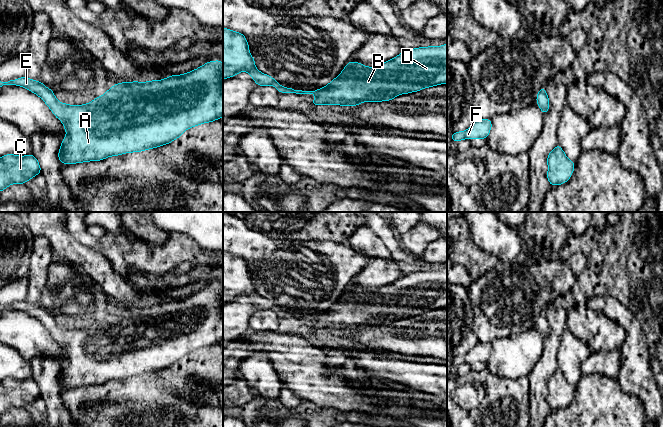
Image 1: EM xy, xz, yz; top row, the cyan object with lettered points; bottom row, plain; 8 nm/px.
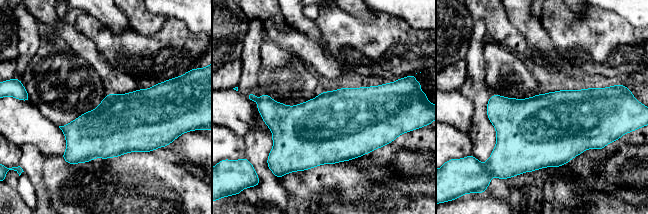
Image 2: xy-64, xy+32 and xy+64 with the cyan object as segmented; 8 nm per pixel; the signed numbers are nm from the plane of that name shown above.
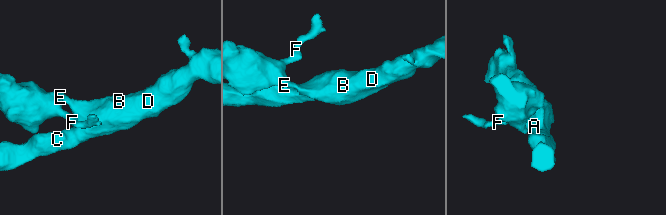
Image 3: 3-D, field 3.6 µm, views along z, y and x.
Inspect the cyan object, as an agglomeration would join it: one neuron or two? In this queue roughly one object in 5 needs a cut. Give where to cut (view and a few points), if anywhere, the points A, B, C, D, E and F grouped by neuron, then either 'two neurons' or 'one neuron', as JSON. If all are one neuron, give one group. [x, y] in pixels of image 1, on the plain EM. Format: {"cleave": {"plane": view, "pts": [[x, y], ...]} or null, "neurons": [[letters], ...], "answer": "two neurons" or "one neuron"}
{"cleave": null, "neurons": [["A", "B", "C", "D", "E", "F"]], "answer": "one neuron"}

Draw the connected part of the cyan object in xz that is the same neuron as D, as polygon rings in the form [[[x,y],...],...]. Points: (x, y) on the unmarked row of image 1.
[[[223,251],[223,304],[233,301],[240,296],[246,295],[258,310],[274,310],[279,317],[296,317],[296,318],[314,318],[315,323],[311,326],[315,331],[317,329],[348,329],[351,332],[360,329],[362,326],[382,326],[391,325],[396,320],[418,316],[422,313],[440,308],[447,308],[447,267],[442,270],[428,270],[413,272],[403,275],[396,281],[386,286],[380,287],[374,291],[364,290],[359,286],[349,285],[341,297],[330,305],[330,307],[320,313],[313,315],[294,314],[292,312],[283,311],[273,301],[260,296],[255,291],[255,283],[249,275],[249,268],[246,261],[241,256],[232,255]]]

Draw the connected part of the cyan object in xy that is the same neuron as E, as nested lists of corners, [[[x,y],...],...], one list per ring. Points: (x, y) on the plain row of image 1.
[[[222,284],[209,285],[190,296],[162,304],[117,307],[105,318],[82,329],[59,326],[51,312],[27,300],[0,305],[0,312],[4,309],[20,310],[36,318],[62,346],[66,361],[58,376],[61,388],[101,385],[115,379],[158,372],[178,363],[189,352],[223,340]]]

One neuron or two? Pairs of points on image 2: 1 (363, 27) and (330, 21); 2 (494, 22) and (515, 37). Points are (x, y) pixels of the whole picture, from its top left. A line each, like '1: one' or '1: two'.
1: one
2: one

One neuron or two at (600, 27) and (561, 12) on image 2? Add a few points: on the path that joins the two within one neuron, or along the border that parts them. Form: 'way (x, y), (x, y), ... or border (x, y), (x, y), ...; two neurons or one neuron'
way (590, 27), (576, 27), (571, 22); one neuron

